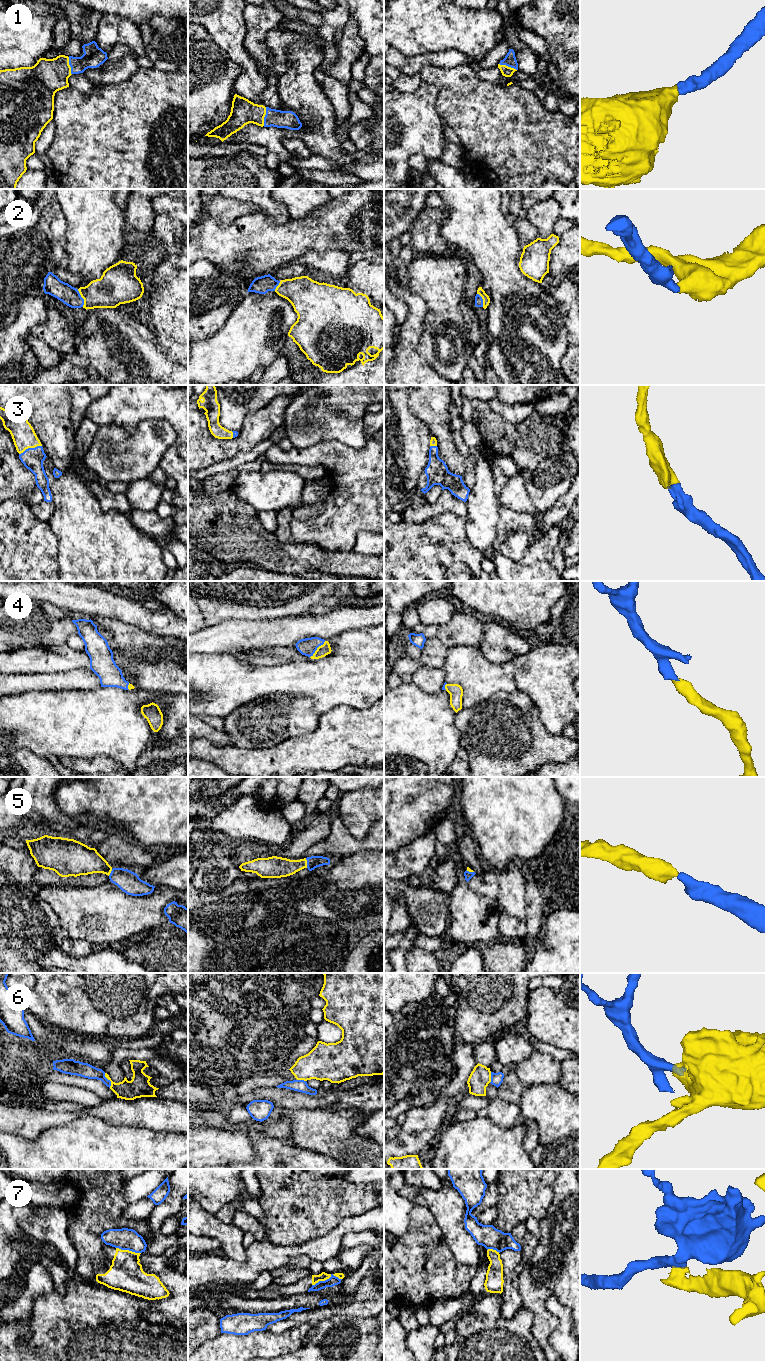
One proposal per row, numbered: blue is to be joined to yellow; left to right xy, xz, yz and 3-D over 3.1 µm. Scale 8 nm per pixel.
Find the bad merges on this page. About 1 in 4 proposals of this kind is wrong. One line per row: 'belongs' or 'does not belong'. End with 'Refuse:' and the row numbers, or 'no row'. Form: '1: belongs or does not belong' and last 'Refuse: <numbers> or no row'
1: belongs
2: belongs
3: belongs
4: belongs
5: belongs
6: does not belong
7: does not belong
Refuse: 6, 7

